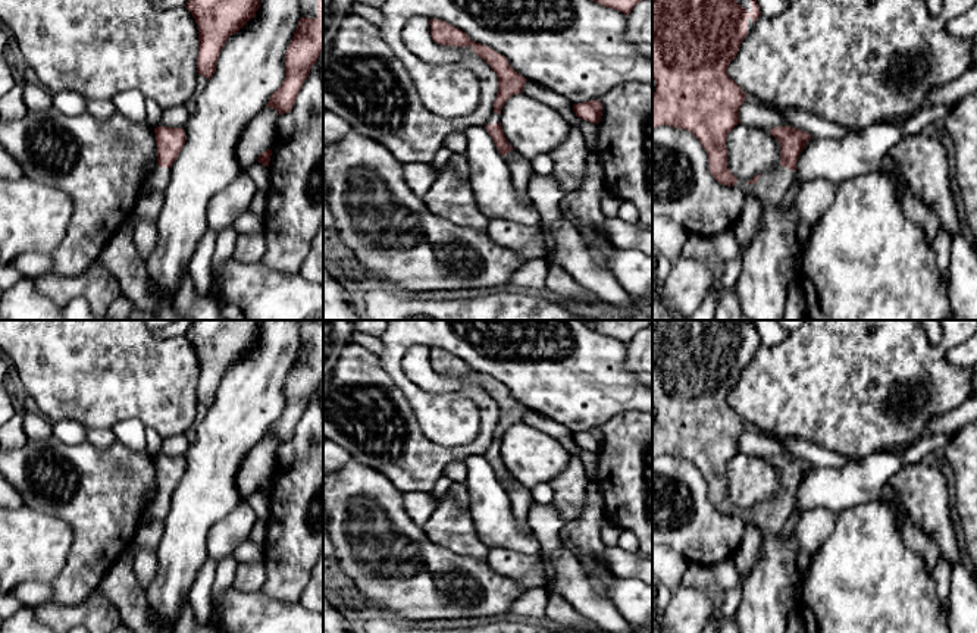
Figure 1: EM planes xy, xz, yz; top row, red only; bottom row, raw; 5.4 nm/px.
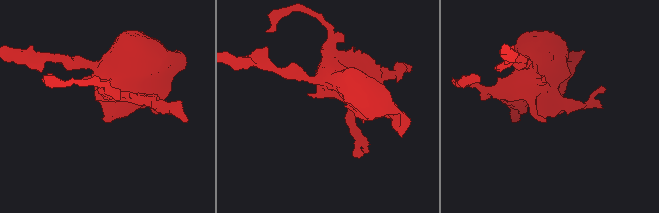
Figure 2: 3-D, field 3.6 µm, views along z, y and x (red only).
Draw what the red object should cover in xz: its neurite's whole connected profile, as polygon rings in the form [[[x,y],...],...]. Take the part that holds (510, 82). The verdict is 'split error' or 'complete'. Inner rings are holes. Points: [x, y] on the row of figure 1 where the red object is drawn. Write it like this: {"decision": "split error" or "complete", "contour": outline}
{"decision": "split error", "contour": [[[429,19],[430,23],[430,37],[435,43],[441,46],[457,46],[457,47],[467,47],[470,46],[472,50],[482,57],[491,69],[498,76],[498,93],[494,100],[494,110],[489,119],[485,123],[485,128],[491,138],[495,142],[495,147],[502,154],[502,157],[514,150],[510,142],[507,141],[502,126],[501,126],[501,109],[504,103],[514,94],[520,94],[523,85],[526,84],[526,78],[517,73],[508,63],[507,57],[498,54],[488,46],[480,43],[472,41],[470,37],[463,32],[461,29],[450,25],[445,21],[439,19]]]}

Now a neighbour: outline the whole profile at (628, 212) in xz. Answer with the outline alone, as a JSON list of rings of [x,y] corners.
[[[621,200],[617,217],[627,223],[639,223],[639,211],[632,201]]]

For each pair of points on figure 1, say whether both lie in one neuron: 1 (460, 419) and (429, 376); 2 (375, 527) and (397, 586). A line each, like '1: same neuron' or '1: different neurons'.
1: different neurons
2: same neuron

